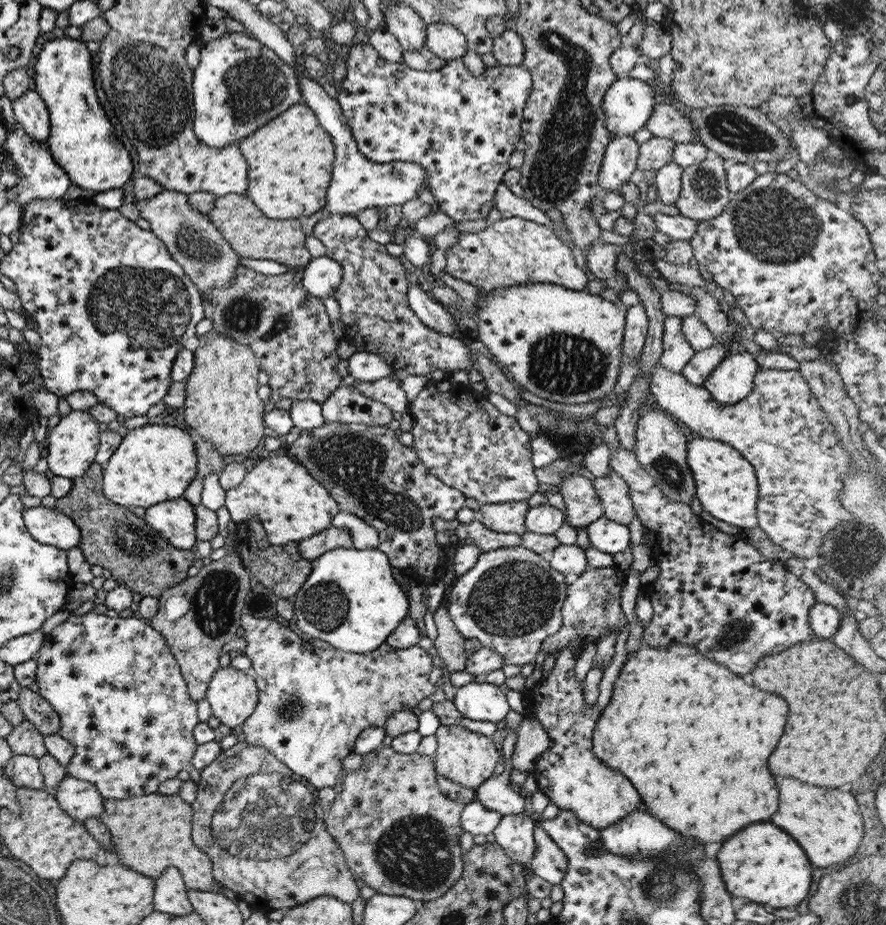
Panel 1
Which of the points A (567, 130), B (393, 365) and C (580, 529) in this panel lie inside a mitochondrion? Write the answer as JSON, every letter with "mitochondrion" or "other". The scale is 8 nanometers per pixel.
{"A":"mitochondrion","B":"other","C":"other"}

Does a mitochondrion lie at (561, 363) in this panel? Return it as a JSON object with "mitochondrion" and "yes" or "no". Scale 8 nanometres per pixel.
{"mitochondrion":"yes"}

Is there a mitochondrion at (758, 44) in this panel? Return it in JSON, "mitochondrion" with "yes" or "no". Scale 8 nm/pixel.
{"mitochondrion":"no"}

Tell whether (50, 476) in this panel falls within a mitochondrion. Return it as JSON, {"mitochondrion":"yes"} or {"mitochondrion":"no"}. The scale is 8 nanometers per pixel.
{"mitochondrion":"no"}

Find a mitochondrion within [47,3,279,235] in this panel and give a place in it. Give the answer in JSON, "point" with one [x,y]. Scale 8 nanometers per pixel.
{"point":[152,88]}

